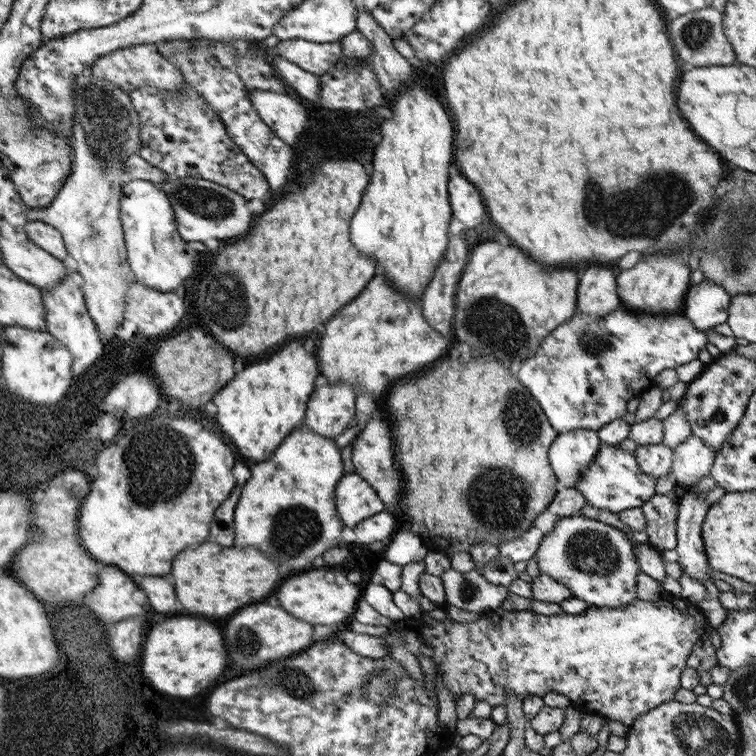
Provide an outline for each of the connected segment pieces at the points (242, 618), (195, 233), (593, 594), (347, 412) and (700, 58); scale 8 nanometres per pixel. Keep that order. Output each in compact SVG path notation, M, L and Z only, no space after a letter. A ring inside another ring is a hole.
M251 604L233 614L225 626L223 642L229 652L231 664L239 670L255 670L271 660L287 658L313 643L312 625L299 622L279 604Z
M169 176L168 179L154 185L168 197L176 231L185 242L203 242L207 238L215 238L218 241L237 238L253 222L253 214L245 207L248 200L214 182Z
M578 515L557 518L552 528L541 538L534 555L539 571L565 586L573 598L585 602L589 607L617 608L639 600L636 595L636 574L639 570L633 555L633 546L627 534L608 526L601 519L589 519Z
M343 381L313 387L302 422L311 432L333 440L353 425L354 399L354 390Z
M712 7L694 10L669 22L669 36L675 48L675 58L693 66L727 66L736 64L735 56L722 31L722 14Z

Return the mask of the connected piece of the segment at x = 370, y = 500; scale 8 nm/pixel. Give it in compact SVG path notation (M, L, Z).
M345 473L334 488L335 510L339 519L346 528L353 529L358 522L370 518L373 514L383 511L383 505L375 494L375 491L358 474Z

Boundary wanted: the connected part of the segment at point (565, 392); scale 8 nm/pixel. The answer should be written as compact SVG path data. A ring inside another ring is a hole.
M623 305L619 308L609 312L604 317L592 317L583 314L579 310L575 312L565 320L563 324L559 324L559 327L552 330L547 334L547 338L543 338L539 343L538 349L527 357L522 365L517 370L516 379L532 394L532 397L538 402L539 408L543 411L549 424L553 427L553 430L557 433L567 432L573 429L591 429L596 431L604 424L615 420L616 418L622 418L625 411L625 404L629 398L639 398L645 391L651 387L655 387L655 376L665 369L673 369L680 364L685 364L690 360L697 359L697 353L701 348L704 348L706 343L706 335L695 329L691 322L688 322L688 318L682 314L679 315L660 315L660 314L647 314L647 313L635 313L631 310L627 310Z

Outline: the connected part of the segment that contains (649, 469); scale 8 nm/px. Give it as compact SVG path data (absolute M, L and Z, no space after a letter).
M663 443L637 445L633 453L641 472L654 476L656 479L670 472L672 448Z

